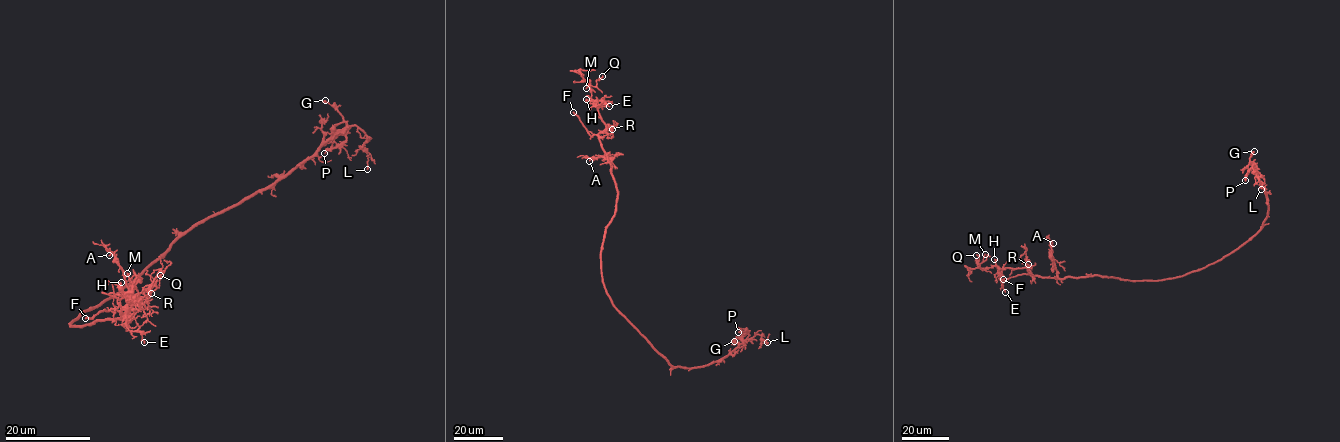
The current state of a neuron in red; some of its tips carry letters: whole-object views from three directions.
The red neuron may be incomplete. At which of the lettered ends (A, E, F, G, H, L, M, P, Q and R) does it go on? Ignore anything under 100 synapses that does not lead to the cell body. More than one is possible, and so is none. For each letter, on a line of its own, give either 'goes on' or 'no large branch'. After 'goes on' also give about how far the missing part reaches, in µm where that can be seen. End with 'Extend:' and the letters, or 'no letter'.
A: no large branch
E: no large branch
F: goes on | 70 µm
G: no large branch
H: no large branch
L: no large branch
M: no large branch
P: no large branch
Q: no large branch
R: no large branch
Extend: F

